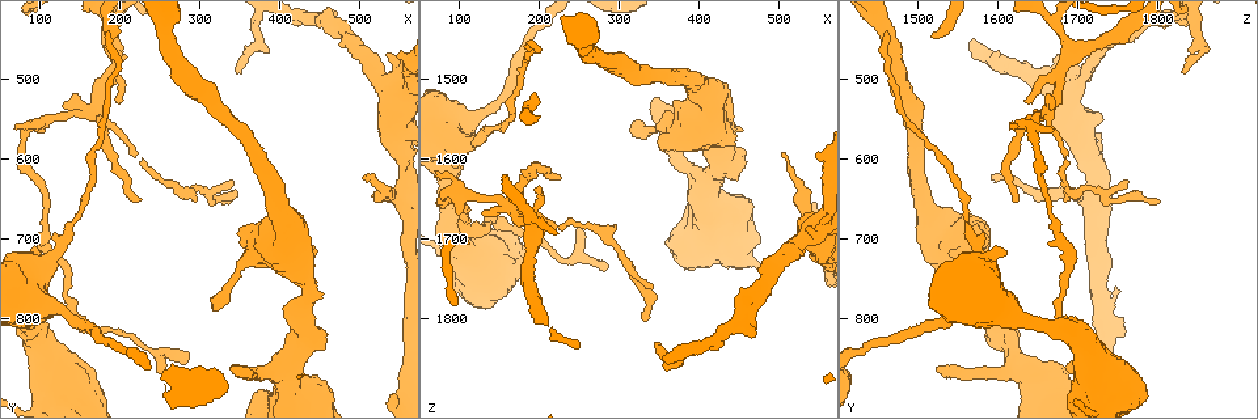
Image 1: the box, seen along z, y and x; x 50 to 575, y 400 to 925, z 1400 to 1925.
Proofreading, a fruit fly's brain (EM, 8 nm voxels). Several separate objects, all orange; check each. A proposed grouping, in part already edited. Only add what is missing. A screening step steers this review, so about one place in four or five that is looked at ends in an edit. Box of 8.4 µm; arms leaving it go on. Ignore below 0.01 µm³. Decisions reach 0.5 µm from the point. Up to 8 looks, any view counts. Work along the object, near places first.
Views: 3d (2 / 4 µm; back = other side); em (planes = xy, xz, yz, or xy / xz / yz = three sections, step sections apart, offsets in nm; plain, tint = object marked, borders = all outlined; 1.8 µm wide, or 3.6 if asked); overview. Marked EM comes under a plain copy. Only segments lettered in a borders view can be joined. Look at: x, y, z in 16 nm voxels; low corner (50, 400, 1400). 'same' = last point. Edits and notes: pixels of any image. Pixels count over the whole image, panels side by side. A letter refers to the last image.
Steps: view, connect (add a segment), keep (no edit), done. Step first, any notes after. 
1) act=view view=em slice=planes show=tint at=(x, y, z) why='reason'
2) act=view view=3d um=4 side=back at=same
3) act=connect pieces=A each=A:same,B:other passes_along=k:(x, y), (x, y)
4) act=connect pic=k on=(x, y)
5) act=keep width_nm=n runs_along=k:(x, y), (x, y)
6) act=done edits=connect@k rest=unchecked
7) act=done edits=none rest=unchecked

act=view view=3d um=4 side=back at=(350, 860, 1520) why='an open end'

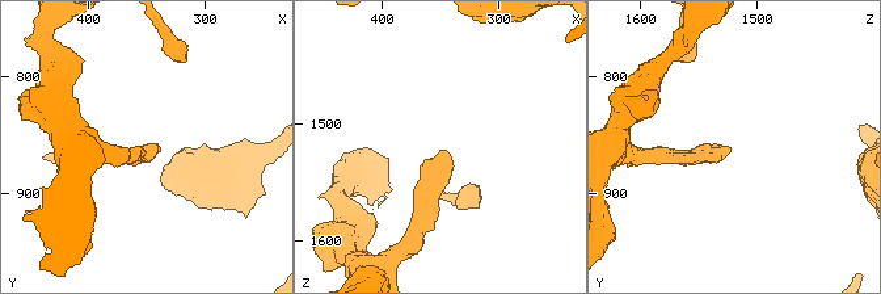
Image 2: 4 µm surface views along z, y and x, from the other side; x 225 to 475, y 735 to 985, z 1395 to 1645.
act=view view=em slice=planes show=borders at=(346, 862, 1522)

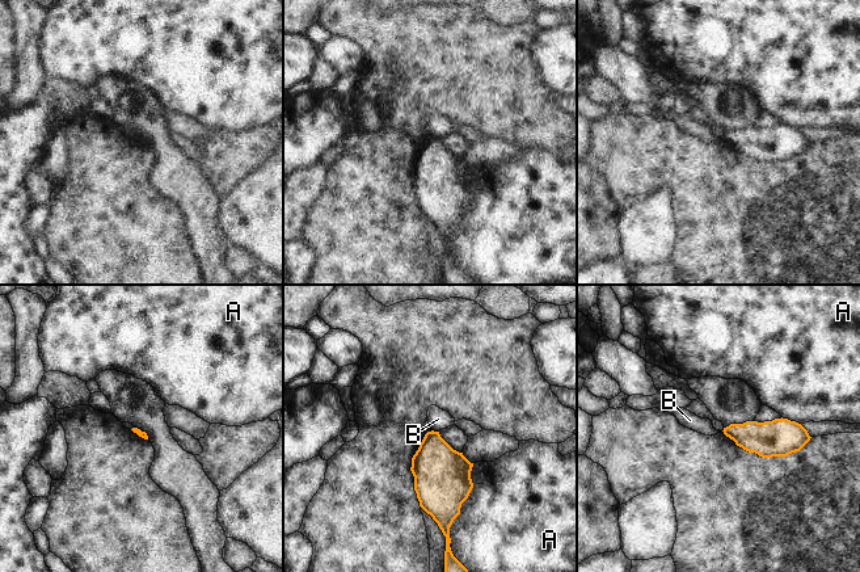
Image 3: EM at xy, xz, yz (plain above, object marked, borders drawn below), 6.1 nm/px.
act=keep each=A:other,B:other border=3:(431, 429), (438, 432) found='no lettered segment goes on from it'

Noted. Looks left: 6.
act=view view=em slice=planes show=borders at=(500, 620, 1590) why='branch stops here'

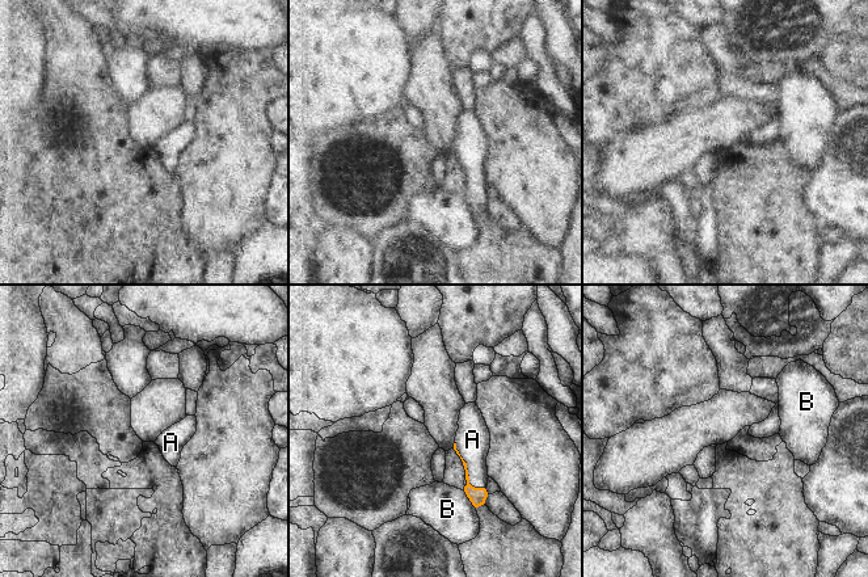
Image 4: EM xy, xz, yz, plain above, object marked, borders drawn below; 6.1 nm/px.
act=connect pieces=A each=A:same,B:other passes_along=4:(477, 496), (467, 471), (472, 439) found='the neuron continues'

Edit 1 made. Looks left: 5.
act=view view=overview

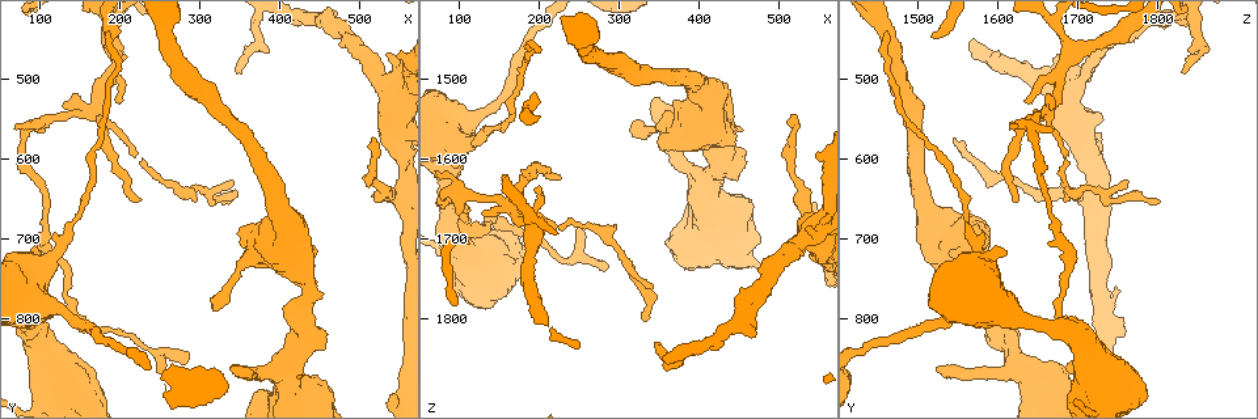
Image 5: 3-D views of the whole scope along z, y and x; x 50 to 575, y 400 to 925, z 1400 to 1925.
act=view view=em slice=planes show=borders at=(335, 650, 1805) why='long arm stops here'

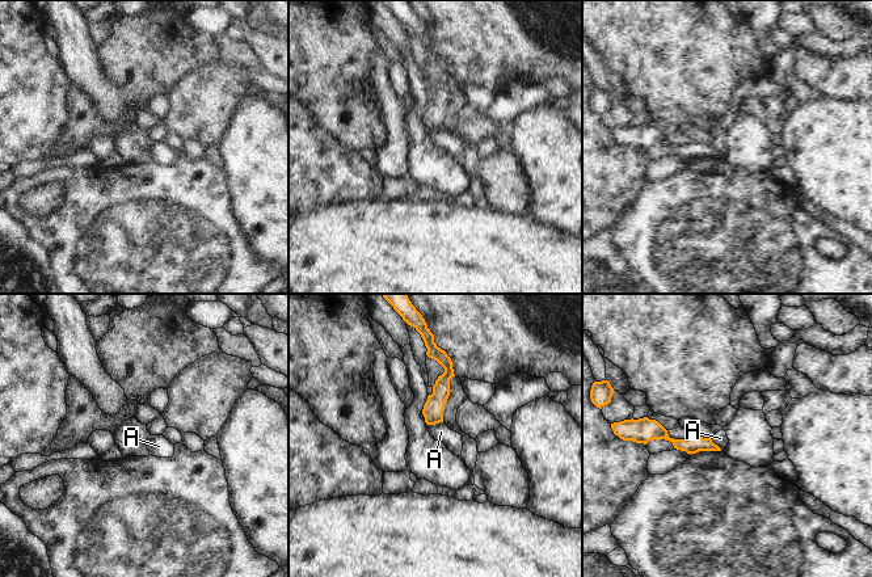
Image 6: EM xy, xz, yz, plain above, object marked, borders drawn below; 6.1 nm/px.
act=keep each=A:other runs_along=6:(652, 426), (677, 443), (713, 447) found='none of them fits'

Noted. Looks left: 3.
act=done edits=connect@4 rest=unchecked

